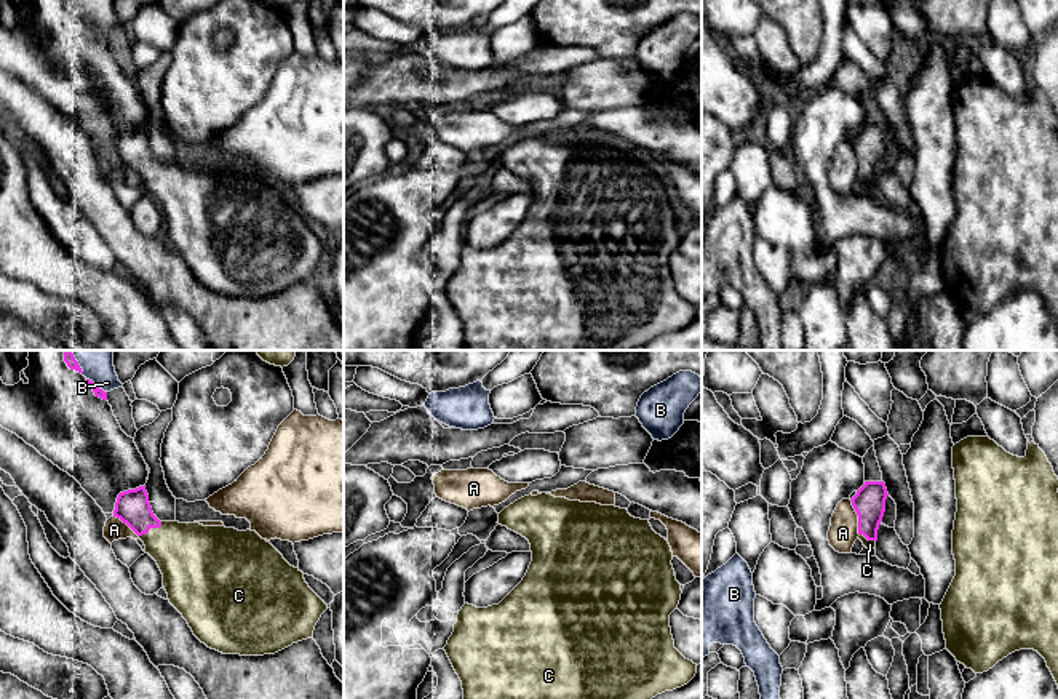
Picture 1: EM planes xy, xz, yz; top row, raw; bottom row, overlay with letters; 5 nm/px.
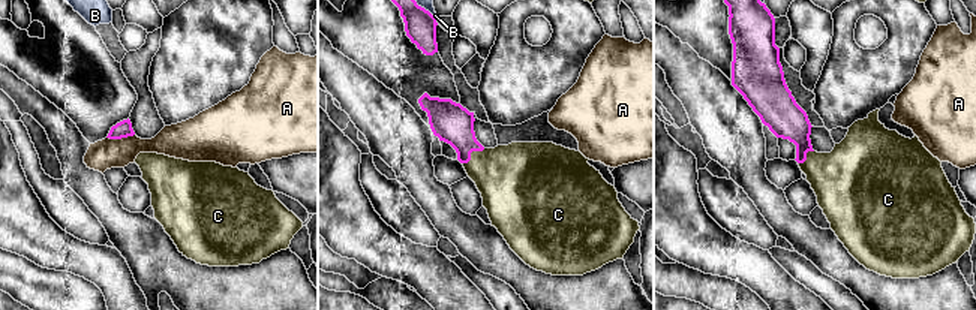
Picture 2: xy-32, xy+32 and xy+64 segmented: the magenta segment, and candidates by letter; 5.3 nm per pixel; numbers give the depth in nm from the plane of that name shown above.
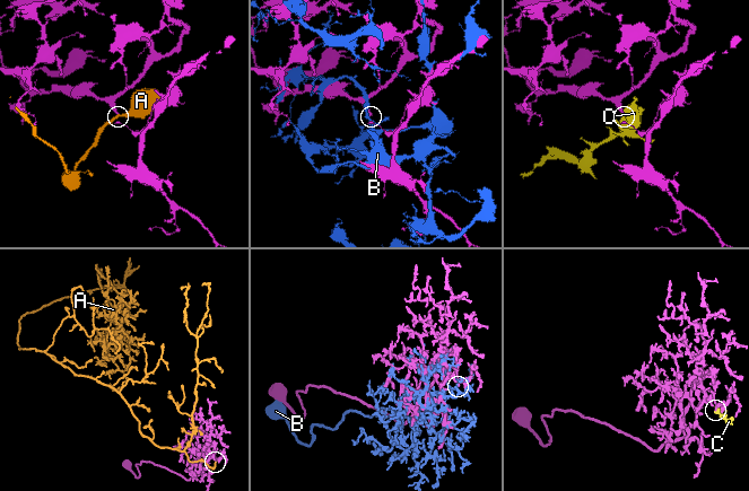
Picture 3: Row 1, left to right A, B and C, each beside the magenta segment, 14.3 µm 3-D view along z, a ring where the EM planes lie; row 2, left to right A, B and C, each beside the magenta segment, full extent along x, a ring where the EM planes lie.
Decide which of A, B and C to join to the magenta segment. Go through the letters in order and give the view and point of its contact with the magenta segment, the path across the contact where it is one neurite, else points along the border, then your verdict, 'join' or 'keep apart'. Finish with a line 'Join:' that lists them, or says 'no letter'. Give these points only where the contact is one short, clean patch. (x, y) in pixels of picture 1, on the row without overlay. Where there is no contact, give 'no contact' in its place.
A: contact yz (859, 159); border yz (849, 141), (857, 157), (859, 176); keep apart
B: contact xy (95, 26); keep apart
C: contact xy (151, 168); way xy (133, 149), (151, 168), (167, 184), (190, 197); join
Join: C

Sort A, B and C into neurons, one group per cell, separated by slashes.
A / B / C

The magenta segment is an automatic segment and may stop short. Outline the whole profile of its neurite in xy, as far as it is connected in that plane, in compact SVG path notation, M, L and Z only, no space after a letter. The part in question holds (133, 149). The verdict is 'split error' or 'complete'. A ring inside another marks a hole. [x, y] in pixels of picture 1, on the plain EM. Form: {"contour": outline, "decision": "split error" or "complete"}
{"contour": "M145 128L118 136L113 158L144 184L163 216L169 245L182 256L193 277L222 296L275 296L313 278L328 246L308 229L304 214L256 173L238 173L200 165L160 163Z", "decision": "split error"}

